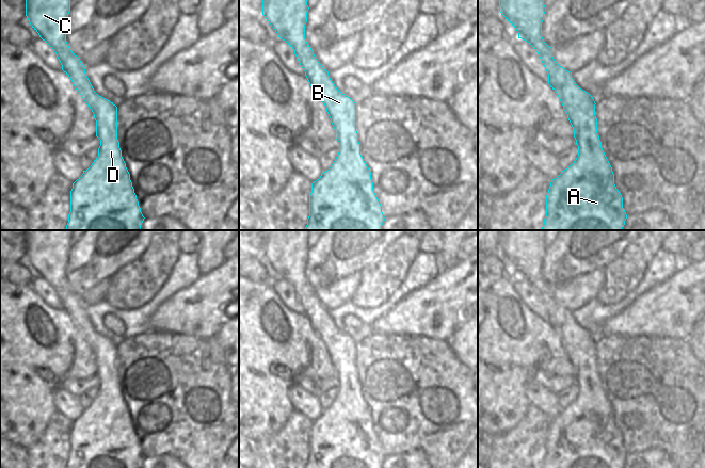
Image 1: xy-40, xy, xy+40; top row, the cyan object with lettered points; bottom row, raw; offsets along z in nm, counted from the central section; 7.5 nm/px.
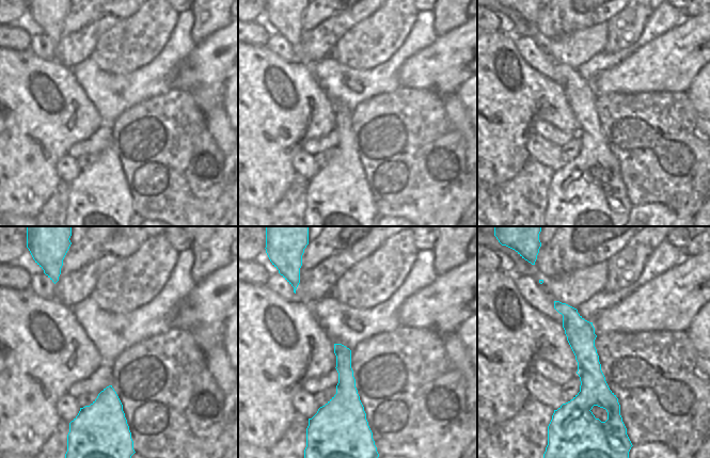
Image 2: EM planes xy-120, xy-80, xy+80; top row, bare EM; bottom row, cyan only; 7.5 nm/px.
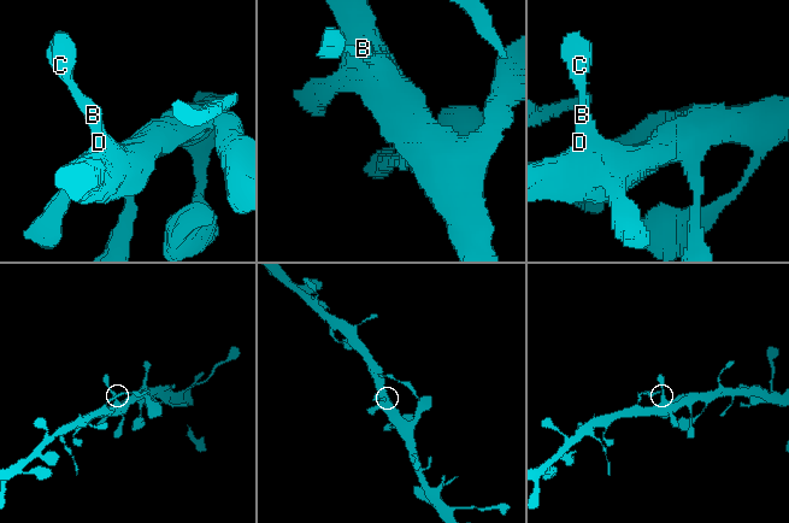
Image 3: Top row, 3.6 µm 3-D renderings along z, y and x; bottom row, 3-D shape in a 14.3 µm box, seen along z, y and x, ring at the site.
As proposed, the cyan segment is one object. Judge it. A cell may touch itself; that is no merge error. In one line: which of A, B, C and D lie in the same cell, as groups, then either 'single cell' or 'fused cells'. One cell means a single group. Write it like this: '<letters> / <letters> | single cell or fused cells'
A B C D | single cell

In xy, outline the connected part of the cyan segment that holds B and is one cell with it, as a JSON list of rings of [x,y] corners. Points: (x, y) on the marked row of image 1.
[[[262,0],[262,15],[278,37],[294,50],[311,88],[326,108],[335,129],[335,139],[339,142],[339,152],[331,167],[311,183],[309,216],[305,230],[382,230],[386,217],[373,191],[371,172],[360,155],[356,103],[335,86],[329,71],[316,59],[307,44],[305,25],[308,10],[307,0]]]

